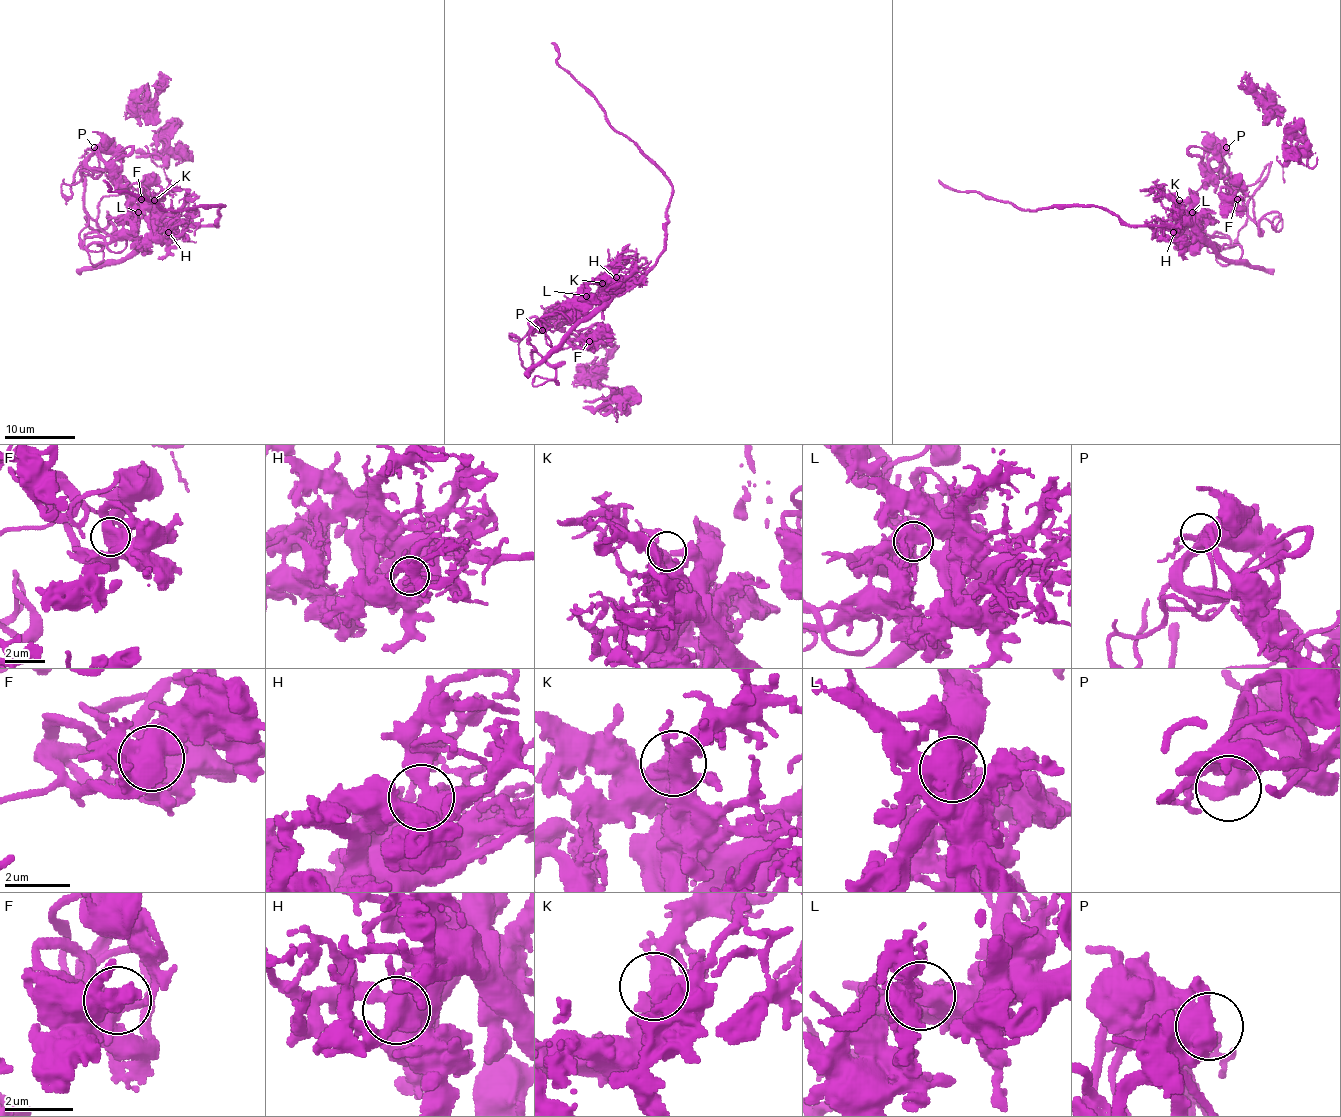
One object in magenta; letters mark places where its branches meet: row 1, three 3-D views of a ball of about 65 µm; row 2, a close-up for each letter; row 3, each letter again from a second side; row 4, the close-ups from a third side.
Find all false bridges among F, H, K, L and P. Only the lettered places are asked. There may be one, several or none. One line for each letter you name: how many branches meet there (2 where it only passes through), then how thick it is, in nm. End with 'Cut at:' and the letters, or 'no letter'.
L: 5 branches meet; 500 nm thick
Cut at: L

